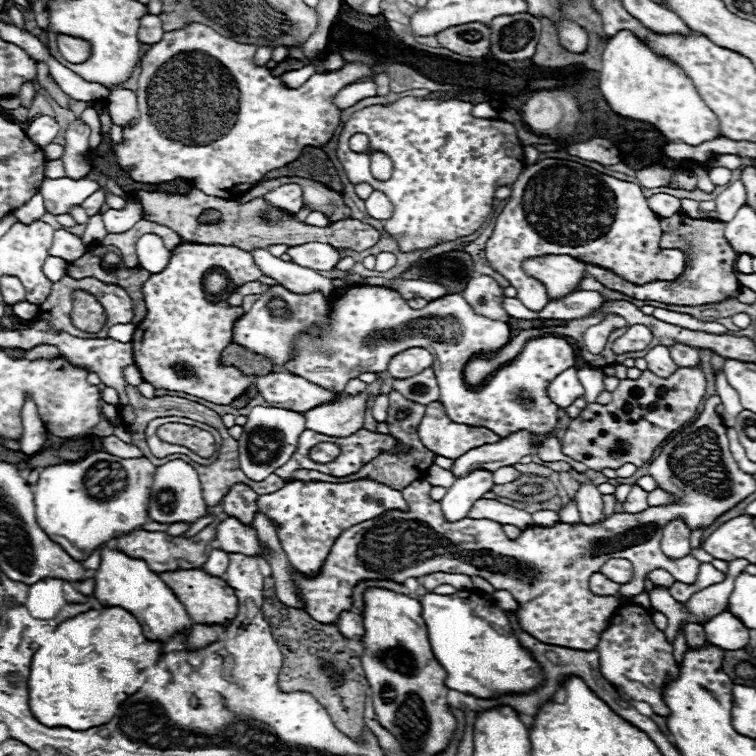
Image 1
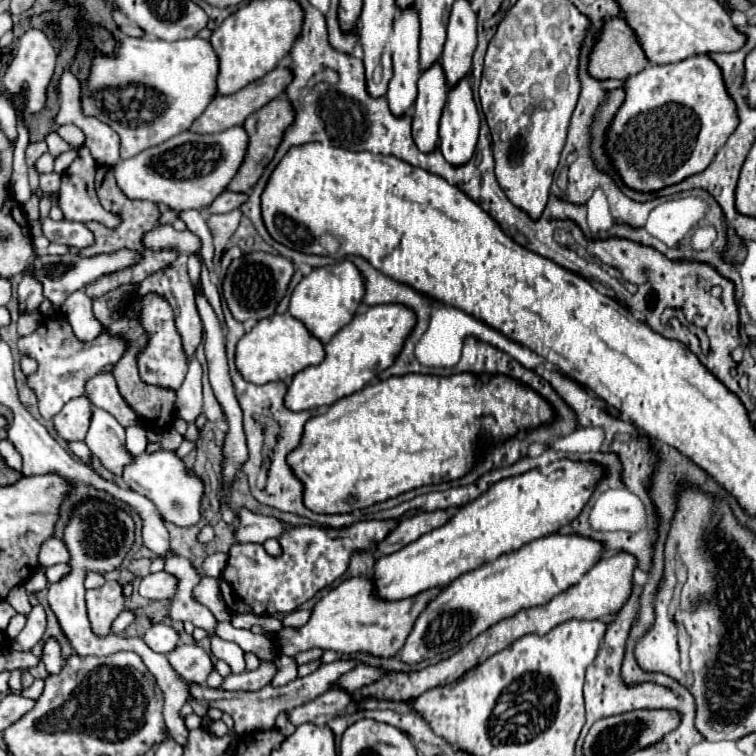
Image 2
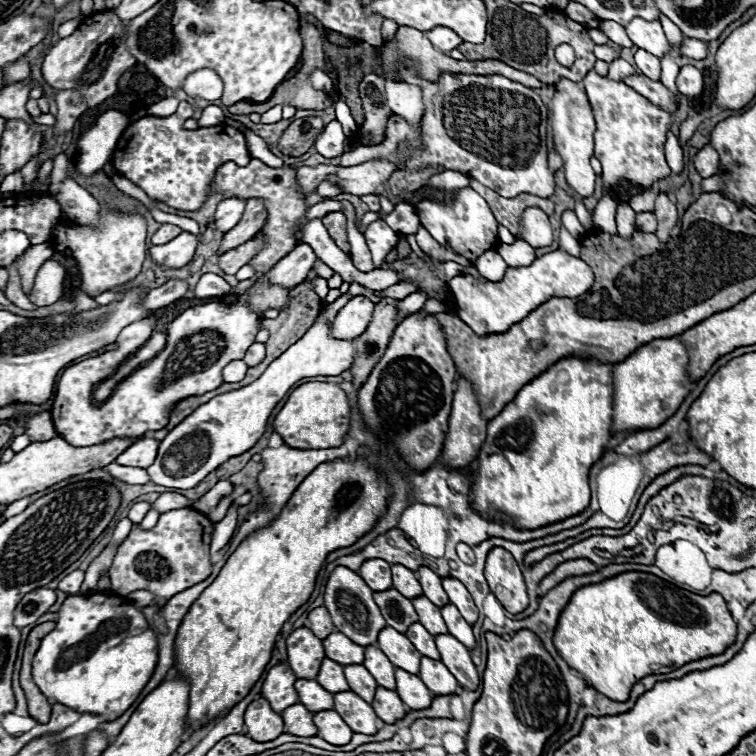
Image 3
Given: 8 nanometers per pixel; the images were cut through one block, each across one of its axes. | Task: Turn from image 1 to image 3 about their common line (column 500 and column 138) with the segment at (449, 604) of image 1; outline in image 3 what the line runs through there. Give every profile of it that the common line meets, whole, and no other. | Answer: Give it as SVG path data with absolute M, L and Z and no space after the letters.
M90 594L90 596L68 596L58 614L60 618L56 622L54 632L44 636L42 646L34 656L32 662L34 682L38 684L42 694L50 700L50 704L64 704L76 712L90 712L96 716L104 716L106 722L120 718L140 696L142 688L148 684L158 662L156 636L148 628L140 608L134 608L128 602L124 604L116 596L106 596L104 602L98 602L96 594Z

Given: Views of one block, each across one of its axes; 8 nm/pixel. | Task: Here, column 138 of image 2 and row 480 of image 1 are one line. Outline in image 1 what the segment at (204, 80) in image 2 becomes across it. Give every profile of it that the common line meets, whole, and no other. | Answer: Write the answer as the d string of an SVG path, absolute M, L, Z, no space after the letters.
M94 452L80 462L64 462L46 466L40 472L40 478L35 485L34 504L36 504L36 520L40 528L48 534L50 540L56 540L74 560L84 560L90 552L112 540L112 536L120 536L120 532L130 532L132 528L142 526L148 520L148 500L150 500L150 486L156 466L150 464L148 458L118 458L108 452Z

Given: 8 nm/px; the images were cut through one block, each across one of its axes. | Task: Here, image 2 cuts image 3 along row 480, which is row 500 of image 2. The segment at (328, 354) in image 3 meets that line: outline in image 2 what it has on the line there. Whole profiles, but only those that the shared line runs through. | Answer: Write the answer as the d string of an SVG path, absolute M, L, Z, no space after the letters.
M156 450L150 454L142 452L142 454L134 456L134 460L130 464L124 466L122 480L130 490L152 500L154 506L158 508L158 512L168 522L186 528L186 526L194 526L200 520L202 482L184 468L184 462L176 454L164 452L164 450Z

